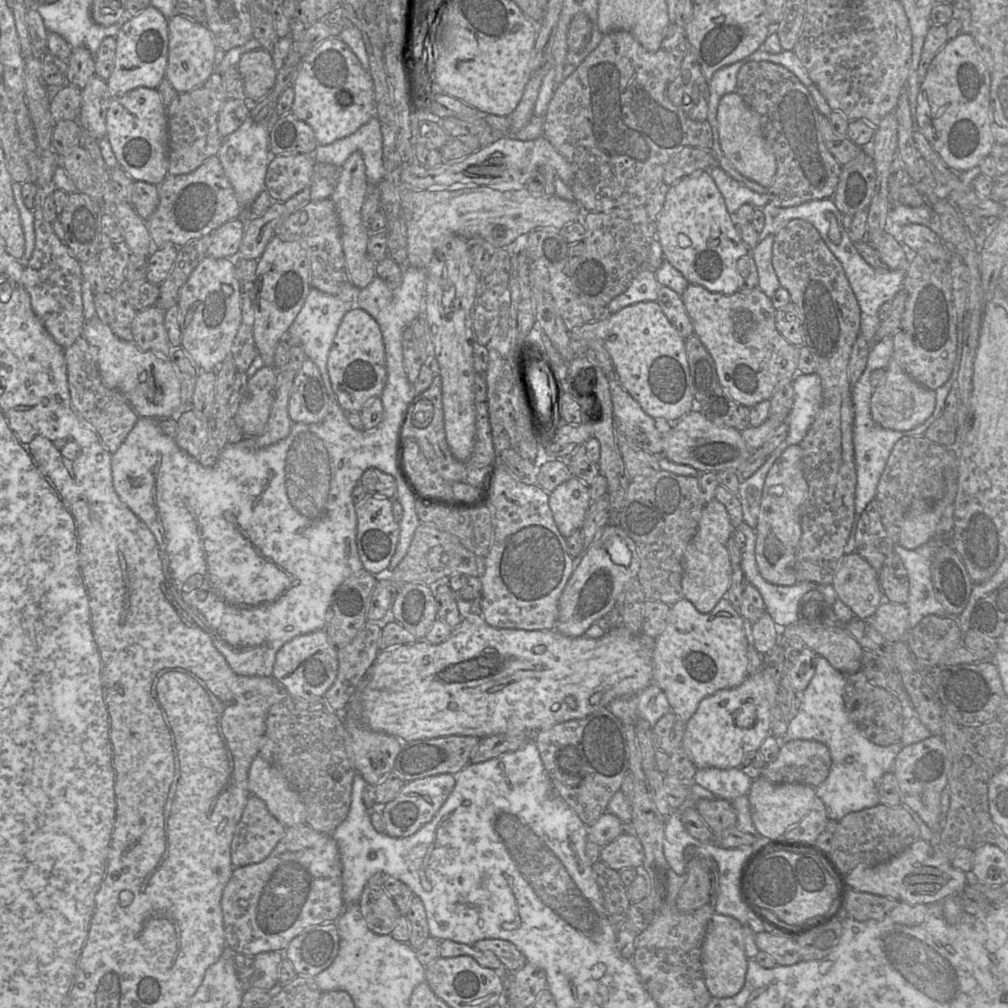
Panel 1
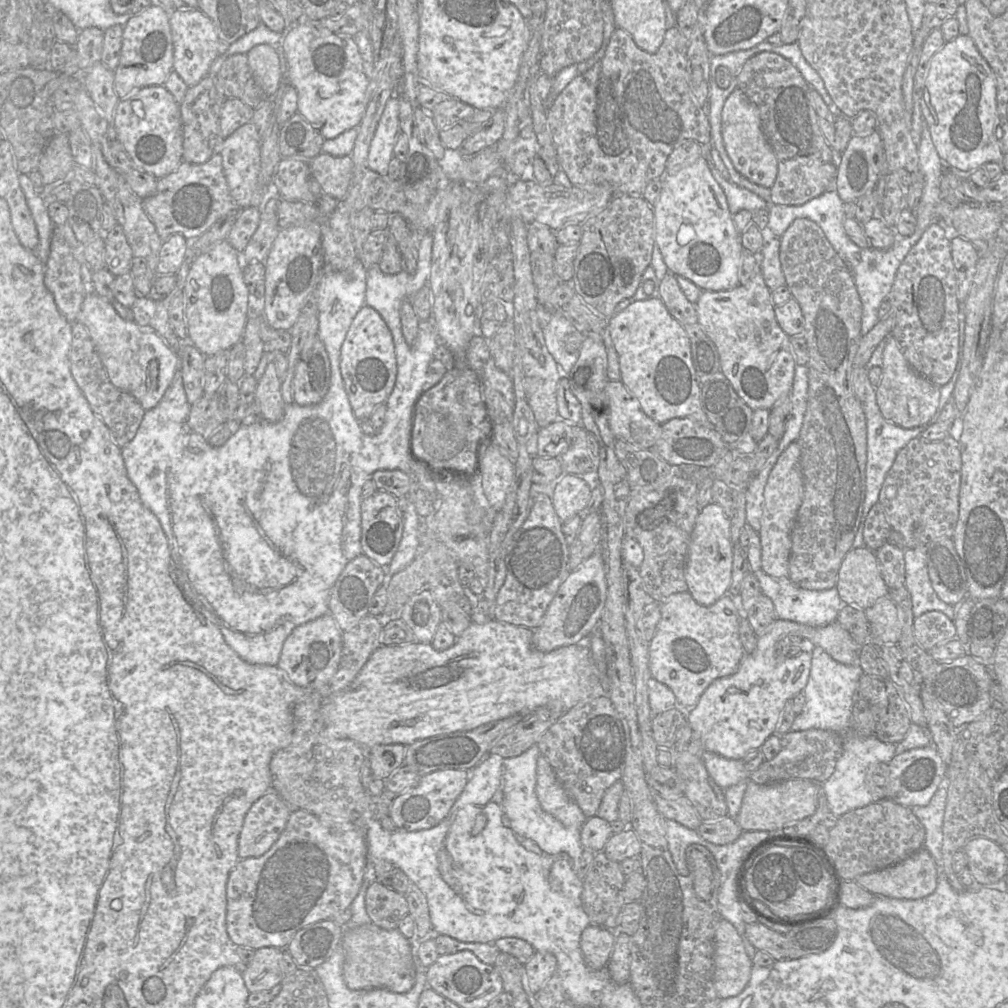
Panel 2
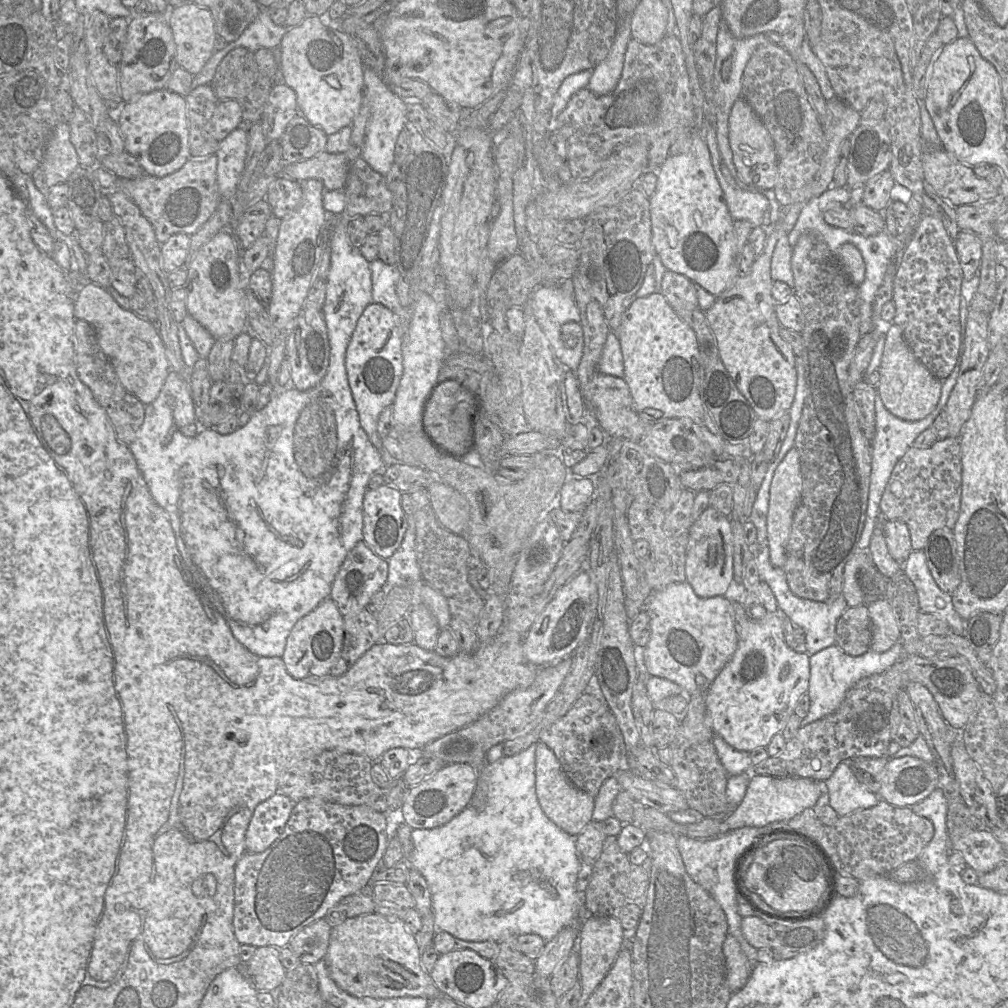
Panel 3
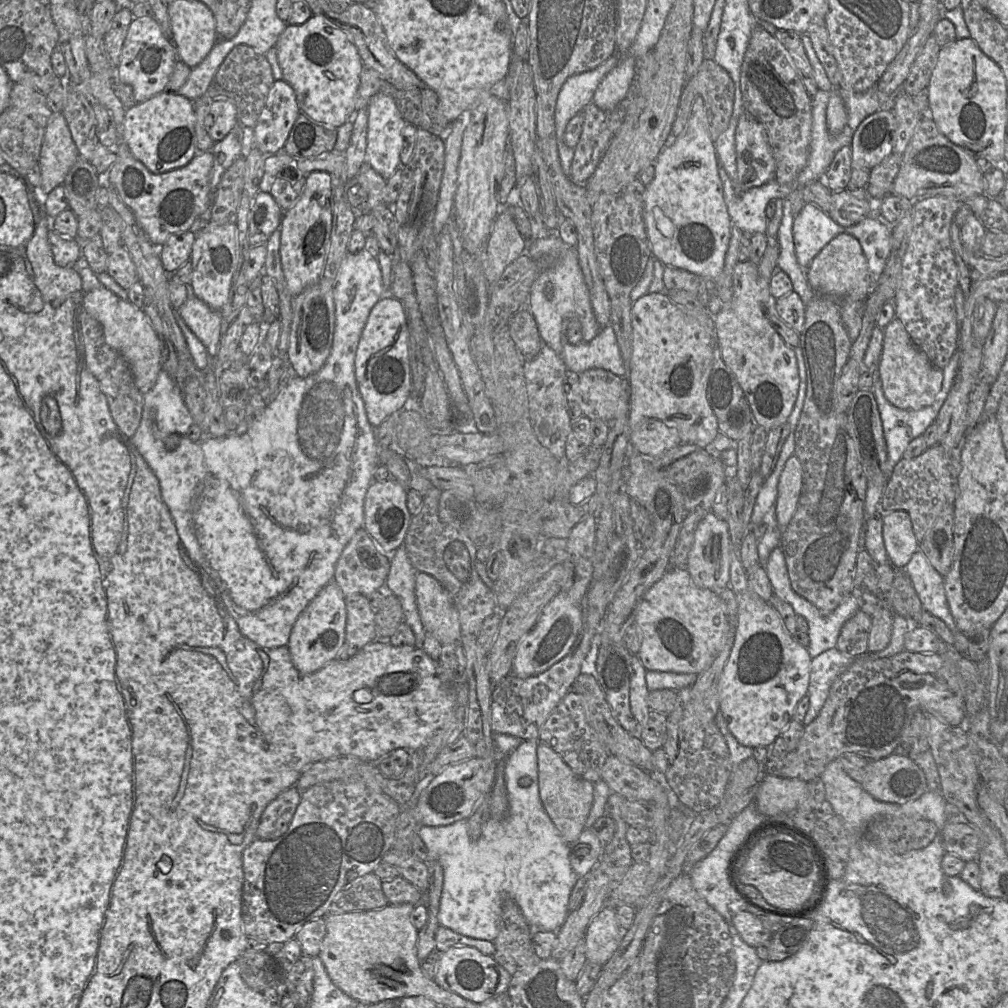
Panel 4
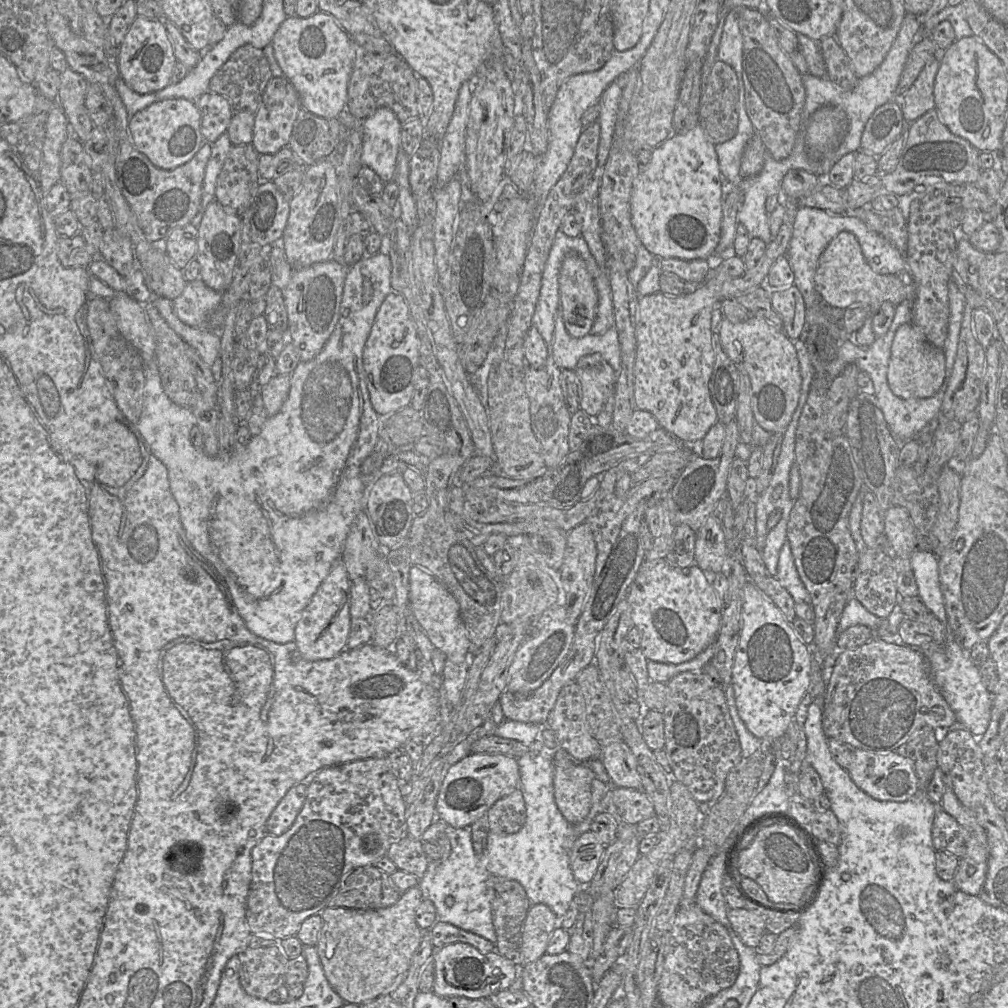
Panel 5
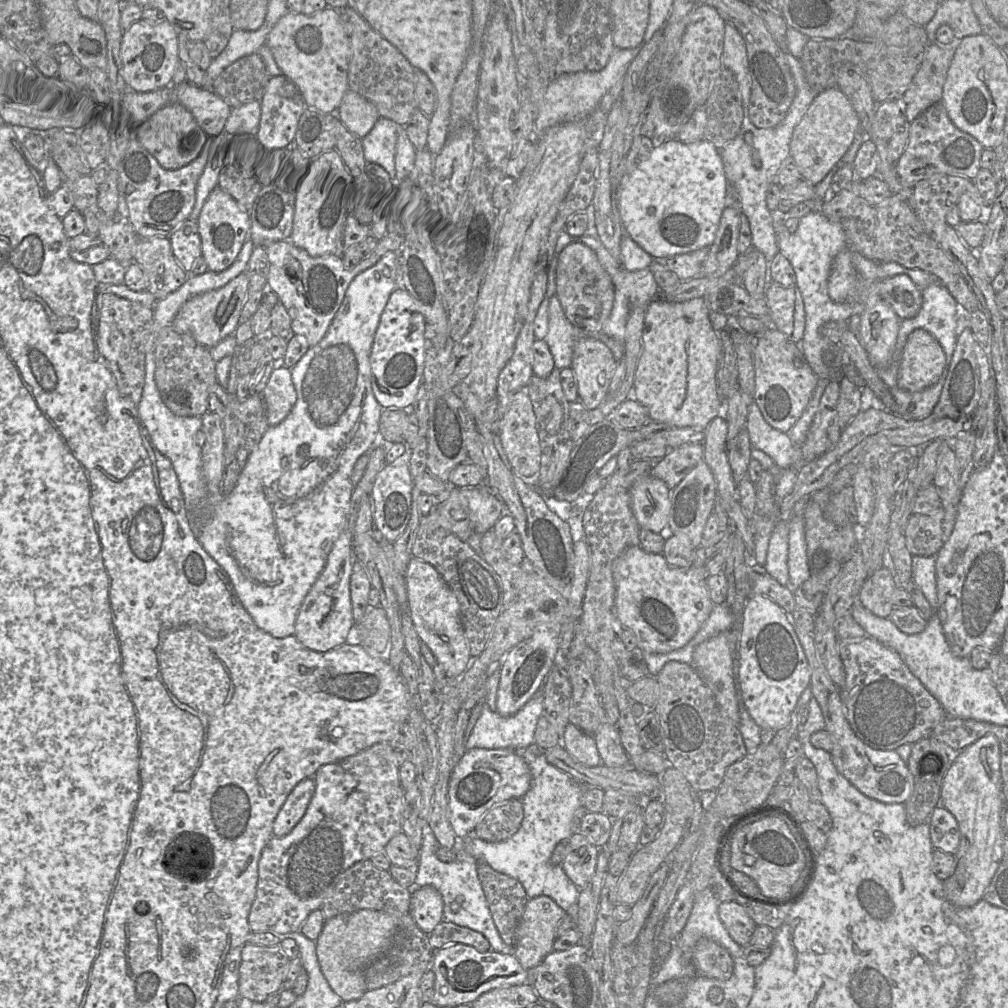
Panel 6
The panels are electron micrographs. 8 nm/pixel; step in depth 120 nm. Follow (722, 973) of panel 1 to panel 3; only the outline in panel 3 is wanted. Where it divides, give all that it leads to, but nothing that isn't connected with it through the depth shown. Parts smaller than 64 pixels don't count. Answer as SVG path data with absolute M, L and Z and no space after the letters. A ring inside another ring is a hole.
M730 933L723 943L723 955L727 986L732 993L736 993L748 982L752 973L752 966L740 943Z

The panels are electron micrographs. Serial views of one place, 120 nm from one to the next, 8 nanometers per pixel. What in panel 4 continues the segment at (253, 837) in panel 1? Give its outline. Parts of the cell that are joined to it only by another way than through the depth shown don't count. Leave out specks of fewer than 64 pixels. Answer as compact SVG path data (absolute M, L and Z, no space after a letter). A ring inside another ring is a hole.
M293 786L281 792L267 804L256 829L256 839L274 840L289 828L300 803L301 791Z

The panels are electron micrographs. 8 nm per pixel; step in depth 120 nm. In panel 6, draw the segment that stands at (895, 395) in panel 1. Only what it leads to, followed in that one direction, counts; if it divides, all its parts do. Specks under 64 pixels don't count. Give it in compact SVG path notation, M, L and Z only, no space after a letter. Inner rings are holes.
M915 329L903 349L898 385L908 391L920 391L939 380L945 365L946 355L939 341L929 331Z

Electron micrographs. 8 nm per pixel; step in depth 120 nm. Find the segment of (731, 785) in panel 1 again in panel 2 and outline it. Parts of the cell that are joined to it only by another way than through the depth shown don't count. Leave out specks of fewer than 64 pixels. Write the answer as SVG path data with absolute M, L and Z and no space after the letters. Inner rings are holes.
M704 751L702 761L714 782L724 790L749 779L750 772L742 760L729 759L711 751Z

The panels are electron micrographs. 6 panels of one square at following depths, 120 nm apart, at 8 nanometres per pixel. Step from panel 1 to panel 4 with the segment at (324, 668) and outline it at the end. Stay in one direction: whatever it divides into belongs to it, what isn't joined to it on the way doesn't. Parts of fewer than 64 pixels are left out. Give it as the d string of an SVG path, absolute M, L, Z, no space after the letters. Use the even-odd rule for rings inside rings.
M332 580L301 612L286 645L292 663L300 673L314 673L337 658L345 641L346 621L346 597L338 584Z

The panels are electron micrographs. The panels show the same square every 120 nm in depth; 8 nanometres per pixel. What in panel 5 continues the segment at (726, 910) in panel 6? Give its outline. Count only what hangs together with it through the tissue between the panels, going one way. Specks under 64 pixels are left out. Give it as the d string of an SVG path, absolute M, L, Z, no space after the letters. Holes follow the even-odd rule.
M728 908L727 917L741 941L756 949L767 932L763 919L752 911L739 908Z

